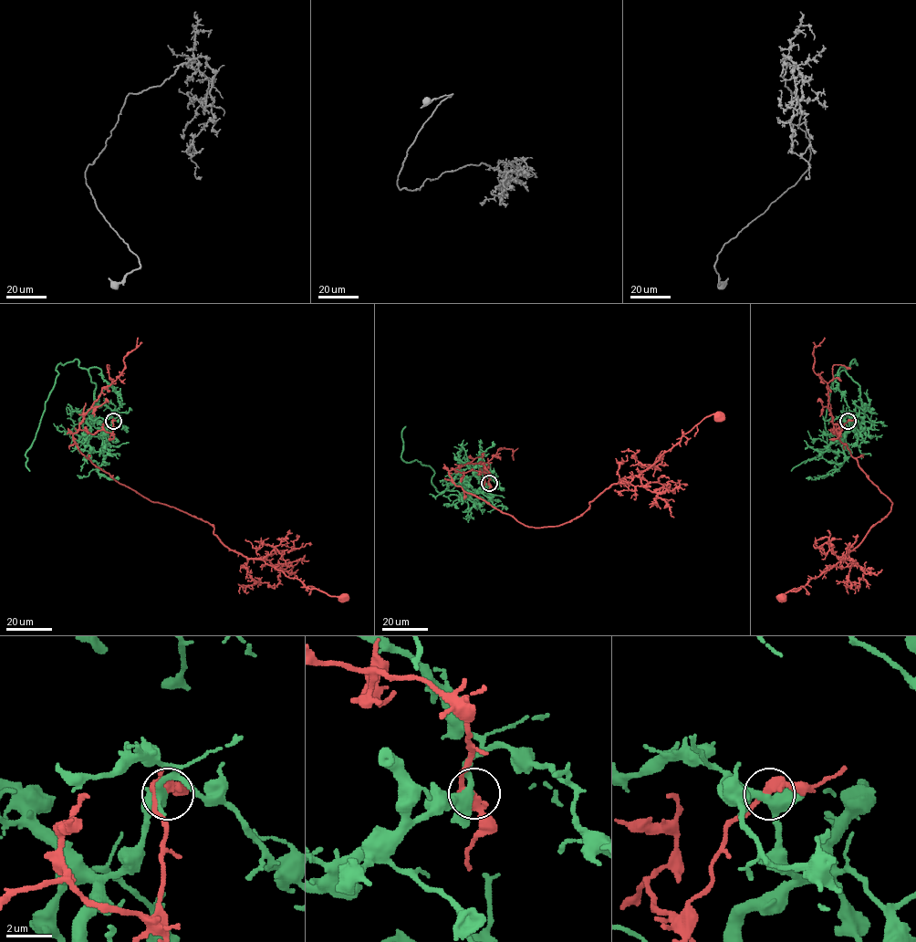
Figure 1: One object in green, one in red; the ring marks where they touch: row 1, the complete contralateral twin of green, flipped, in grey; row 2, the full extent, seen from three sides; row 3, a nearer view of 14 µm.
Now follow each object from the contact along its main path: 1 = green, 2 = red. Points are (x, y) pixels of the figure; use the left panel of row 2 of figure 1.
1: (113, 421), (105, 429), (94, 417), (96, 385), (88, 371), (76, 360), (60, 362), (26, 453), (30, 471)
2: (113, 421), (113, 432), (73, 434), (96, 465), (150, 500), (208, 522), (230, 549), (344, 598)

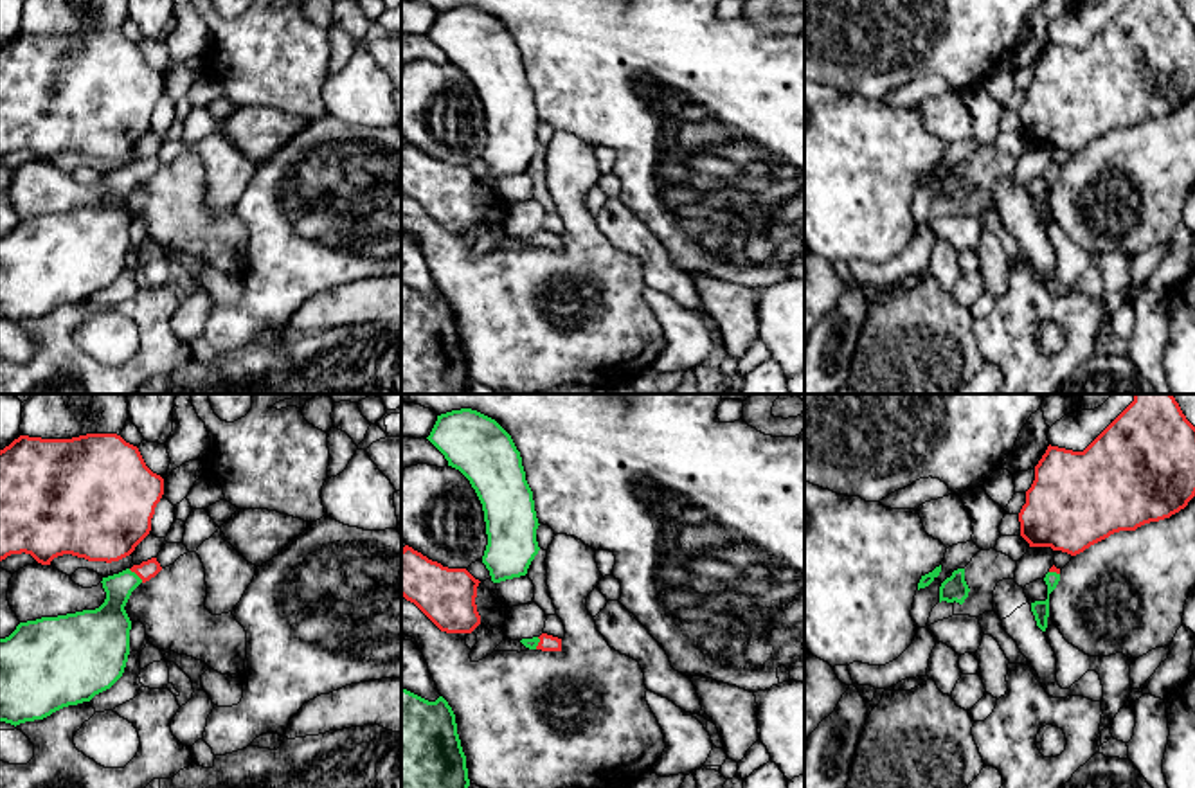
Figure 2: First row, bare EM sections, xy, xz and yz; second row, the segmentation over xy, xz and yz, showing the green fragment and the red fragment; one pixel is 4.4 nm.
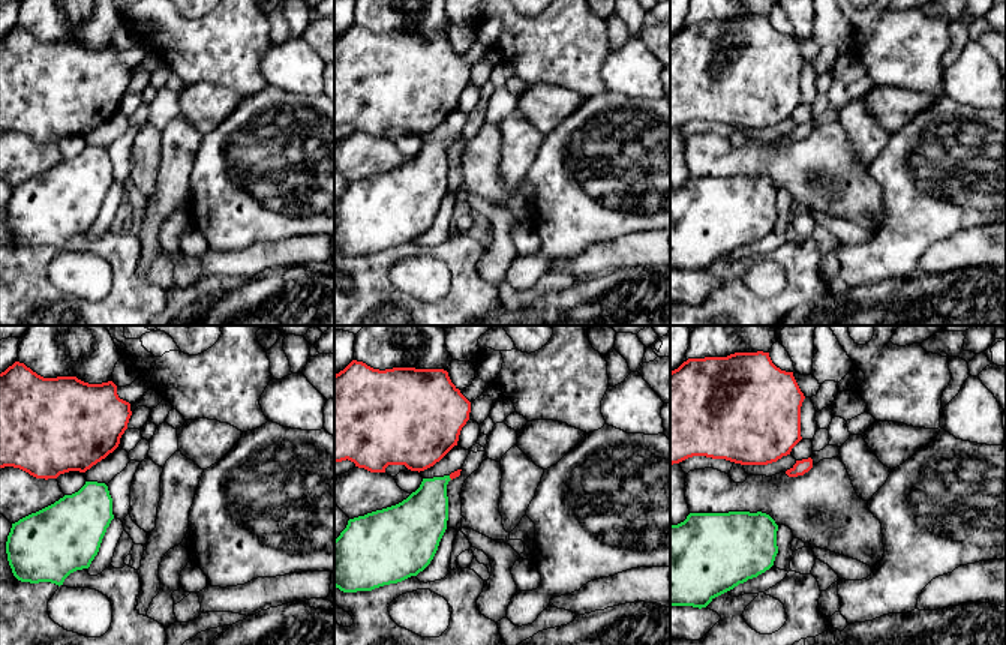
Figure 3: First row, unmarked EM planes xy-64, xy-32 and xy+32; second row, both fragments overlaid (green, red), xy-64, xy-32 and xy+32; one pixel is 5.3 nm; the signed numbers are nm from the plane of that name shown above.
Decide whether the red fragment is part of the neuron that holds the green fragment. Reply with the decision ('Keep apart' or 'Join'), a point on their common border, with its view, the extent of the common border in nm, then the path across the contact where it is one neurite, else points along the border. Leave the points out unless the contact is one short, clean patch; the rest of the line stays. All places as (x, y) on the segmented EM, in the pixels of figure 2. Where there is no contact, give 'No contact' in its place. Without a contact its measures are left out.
Keep apart. Touches green at xy (135, 574). Shared border 90 nm

